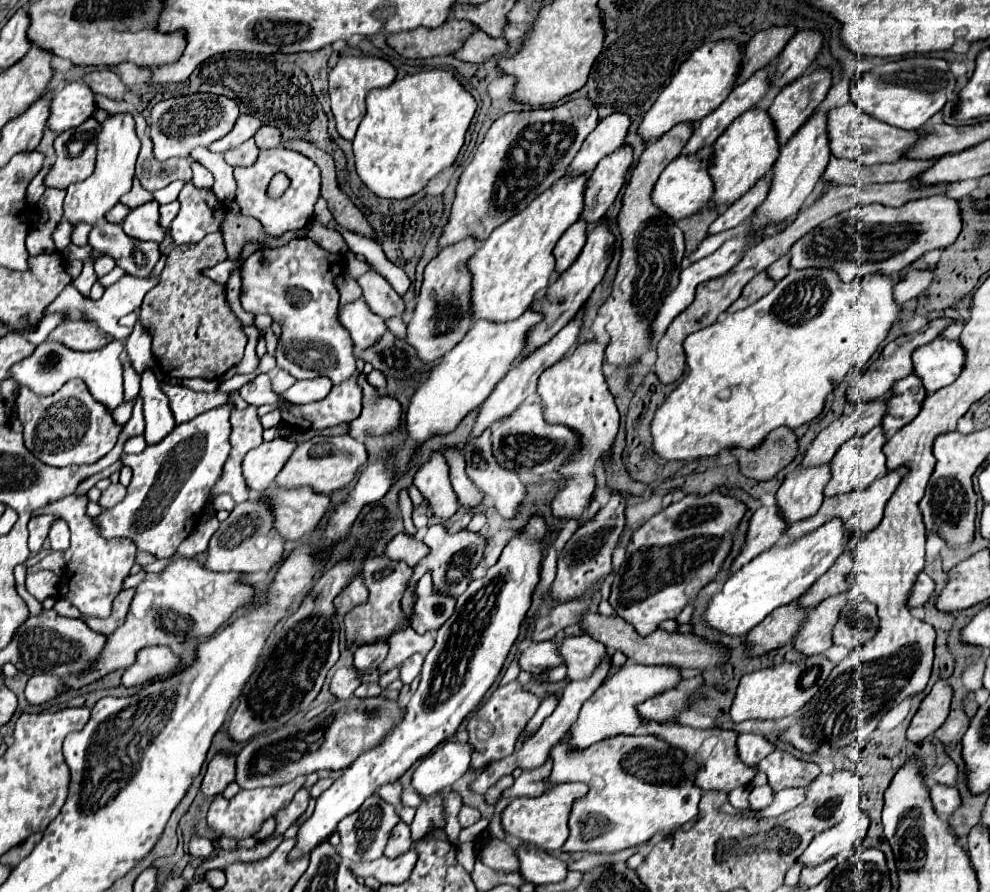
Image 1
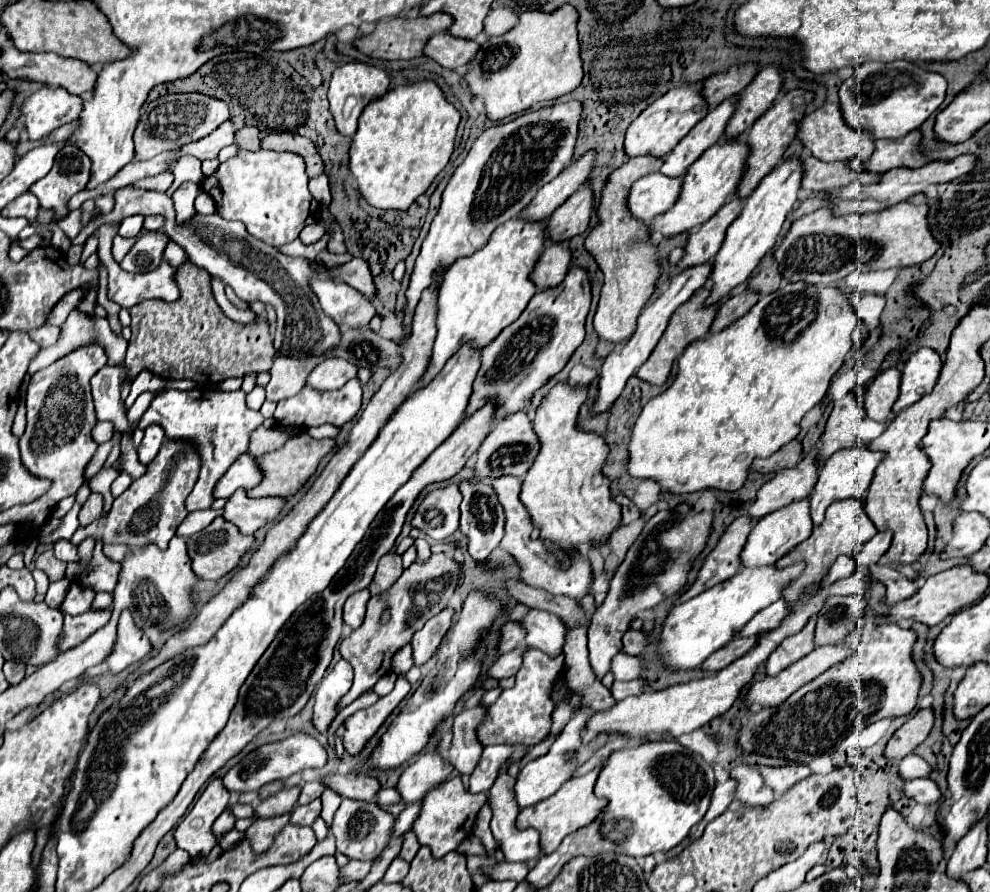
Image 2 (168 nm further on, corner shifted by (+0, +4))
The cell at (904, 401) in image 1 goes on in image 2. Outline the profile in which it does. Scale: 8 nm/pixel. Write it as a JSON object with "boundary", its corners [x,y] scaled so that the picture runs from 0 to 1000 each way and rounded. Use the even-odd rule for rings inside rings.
{"boundary":[[[899,411],[891,416],[873,438],[871,438],[871,454],[873,463],[887,472],[897,474],[901,467],[901,452],[905,452],[905,443],[909,443],[909,416]]]}

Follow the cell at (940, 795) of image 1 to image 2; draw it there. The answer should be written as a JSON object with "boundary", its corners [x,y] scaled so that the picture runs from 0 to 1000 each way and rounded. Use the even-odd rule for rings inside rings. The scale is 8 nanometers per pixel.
{"boundary":[[[923,873],[923,876],[915,876],[913,880],[913,889],[917,893],[921,893],[923,898],[927,900],[933,900],[933,902],[939,902],[939,900],[945,900],[949,896],[949,885],[947,880],[941,876],[941,873]]]}

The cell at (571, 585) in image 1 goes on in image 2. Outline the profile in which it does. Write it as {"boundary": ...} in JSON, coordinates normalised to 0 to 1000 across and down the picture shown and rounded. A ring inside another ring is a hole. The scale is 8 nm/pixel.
{"boundary":[[[624,555],[622,564],[628,566],[628,586],[638,586],[646,580],[646,571],[632,555]]]}

